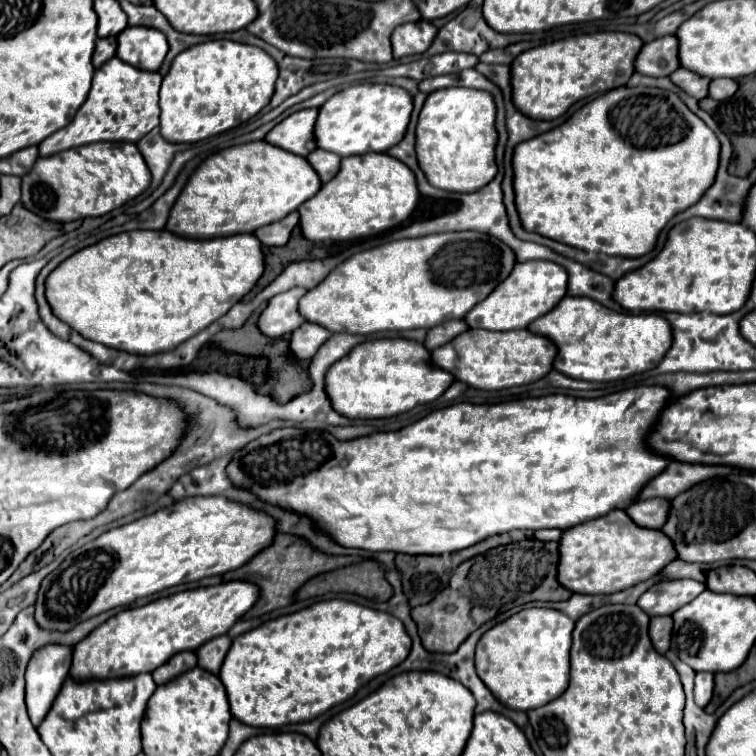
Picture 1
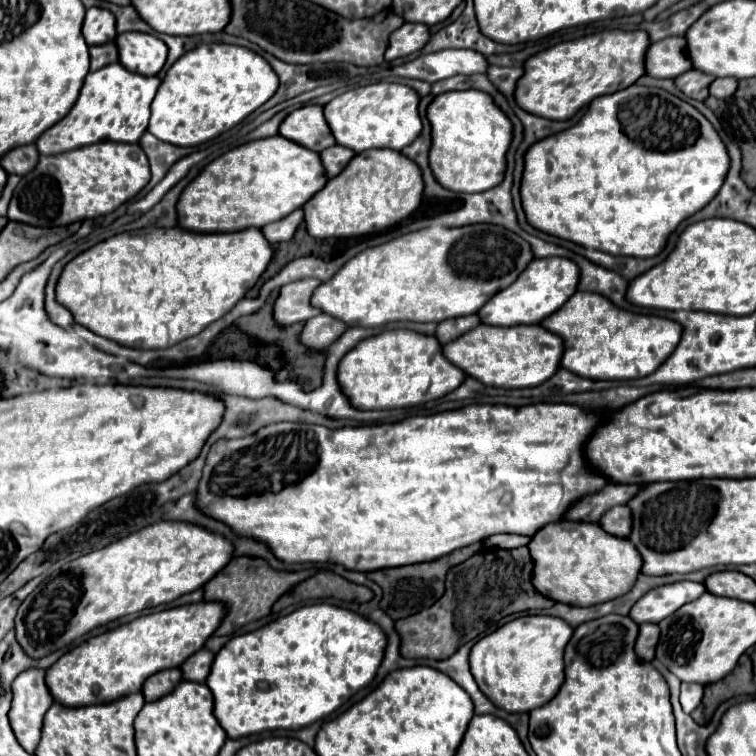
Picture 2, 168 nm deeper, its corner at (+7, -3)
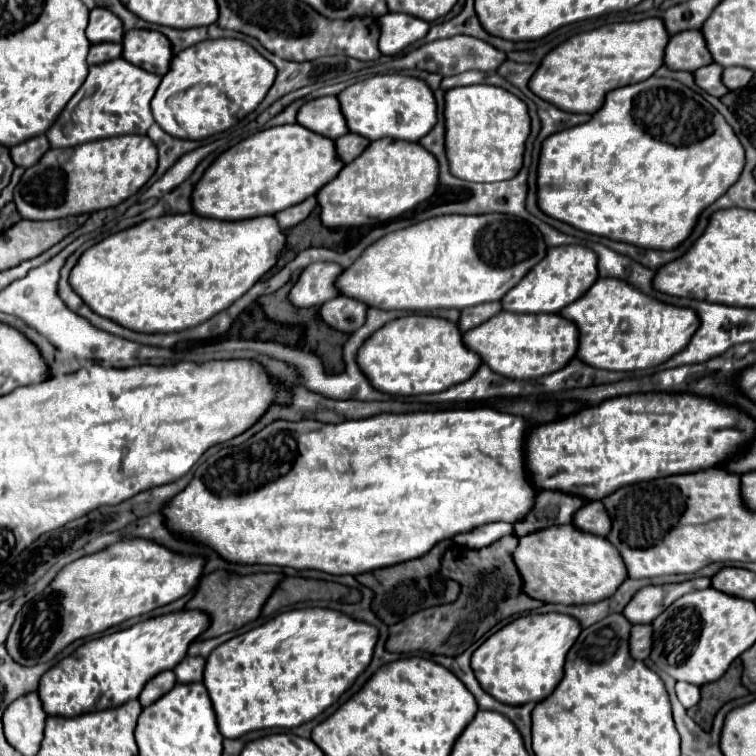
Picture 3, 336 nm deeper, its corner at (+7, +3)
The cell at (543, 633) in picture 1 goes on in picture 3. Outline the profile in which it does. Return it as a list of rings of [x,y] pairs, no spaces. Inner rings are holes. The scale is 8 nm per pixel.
[[[567,614],[521,616],[491,634],[471,656],[471,668],[481,688],[511,706],[545,700],[563,678],[565,654],[581,632],[581,624]]]

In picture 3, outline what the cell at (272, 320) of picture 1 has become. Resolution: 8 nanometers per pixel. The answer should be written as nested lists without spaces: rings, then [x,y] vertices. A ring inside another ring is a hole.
[[[315,262],[309,268],[305,268],[299,276],[299,280],[293,284],[289,292],[289,302],[295,308],[311,308],[321,306],[327,300],[333,300],[339,296],[335,290],[335,278],[341,274],[341,266],[333,262]]]

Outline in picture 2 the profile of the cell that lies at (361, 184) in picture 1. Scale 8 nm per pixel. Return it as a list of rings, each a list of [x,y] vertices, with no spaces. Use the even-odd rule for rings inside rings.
[[[375,148],[367,152],[359,152],[349,166],[337,176],[327,182],[323,190],[319,190],[303,208],[305,208],[305,224],[307,232],[313,238],[351,238],[351,236],[365,236],[365,234],[375,234],[385,228],[391,228],[405,220],[419,204],[423,198],[423,176],[419,166],[409,160],[403,152],[391,150],[391,148]]]

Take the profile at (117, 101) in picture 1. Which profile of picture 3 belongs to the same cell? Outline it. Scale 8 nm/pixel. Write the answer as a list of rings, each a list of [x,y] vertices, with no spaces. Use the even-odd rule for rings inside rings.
[[[123,58],[109,60],[105,64],[89,66],[87,80],[77,90],[77,94],[67,102],[61,116],[47,130],[51,148],[71,148],[83,142],[111,138],[121,134],[147,134],[149,126],[155,122],[151,116],[149,102],[161,82],[161,76],[145,72],[129,64]]]

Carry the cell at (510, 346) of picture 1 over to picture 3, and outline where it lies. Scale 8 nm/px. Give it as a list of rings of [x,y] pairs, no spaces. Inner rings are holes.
[[[499,312],[463,334],[463,344],[473,350],[493,372],[511,380],[535,380],[561,370],[577,352],[579,332],[559,314]]]

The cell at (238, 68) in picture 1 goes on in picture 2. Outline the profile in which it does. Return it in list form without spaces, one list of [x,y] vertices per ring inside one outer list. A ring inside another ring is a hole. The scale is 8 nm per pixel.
[[[201,44],[167,70],[151,104],[149,132],[175,146],[203,144],[263,106],[277,86],[277,74],[257,52],[233,44]]]

